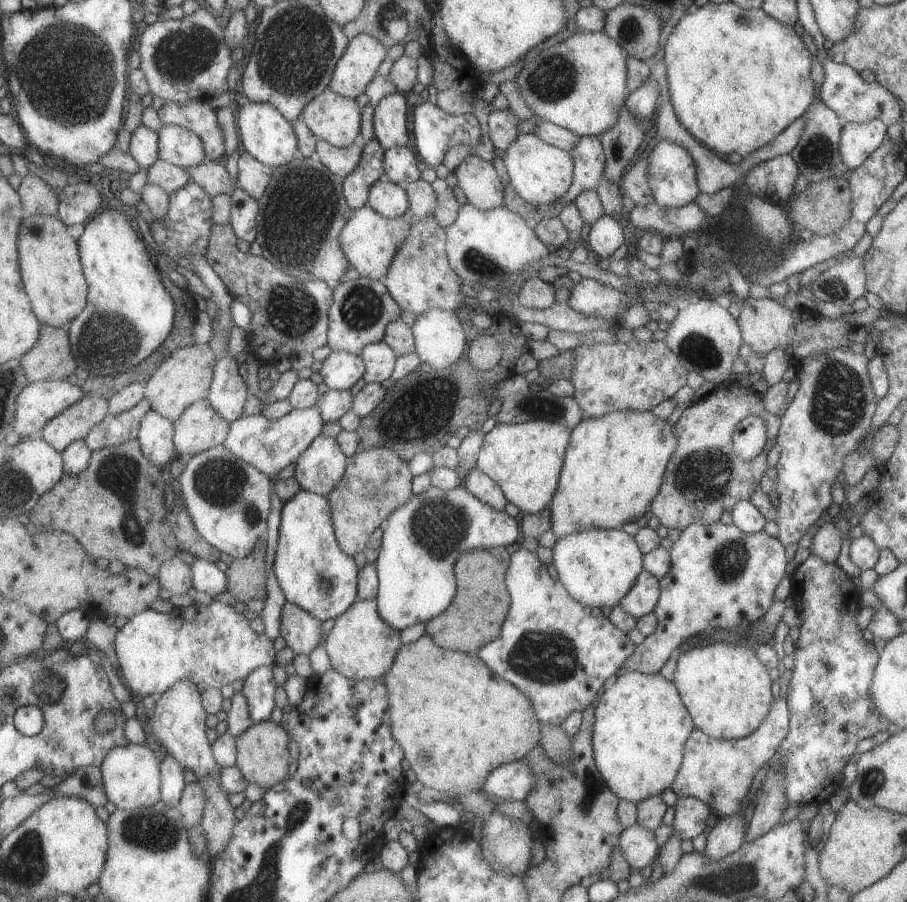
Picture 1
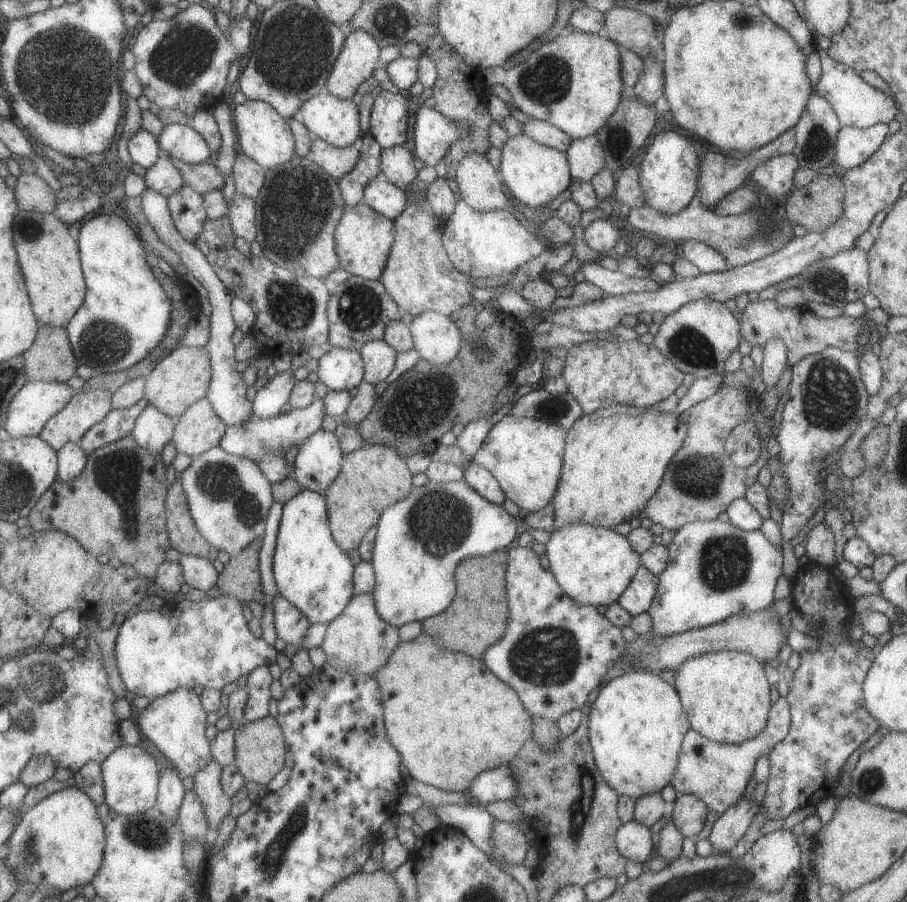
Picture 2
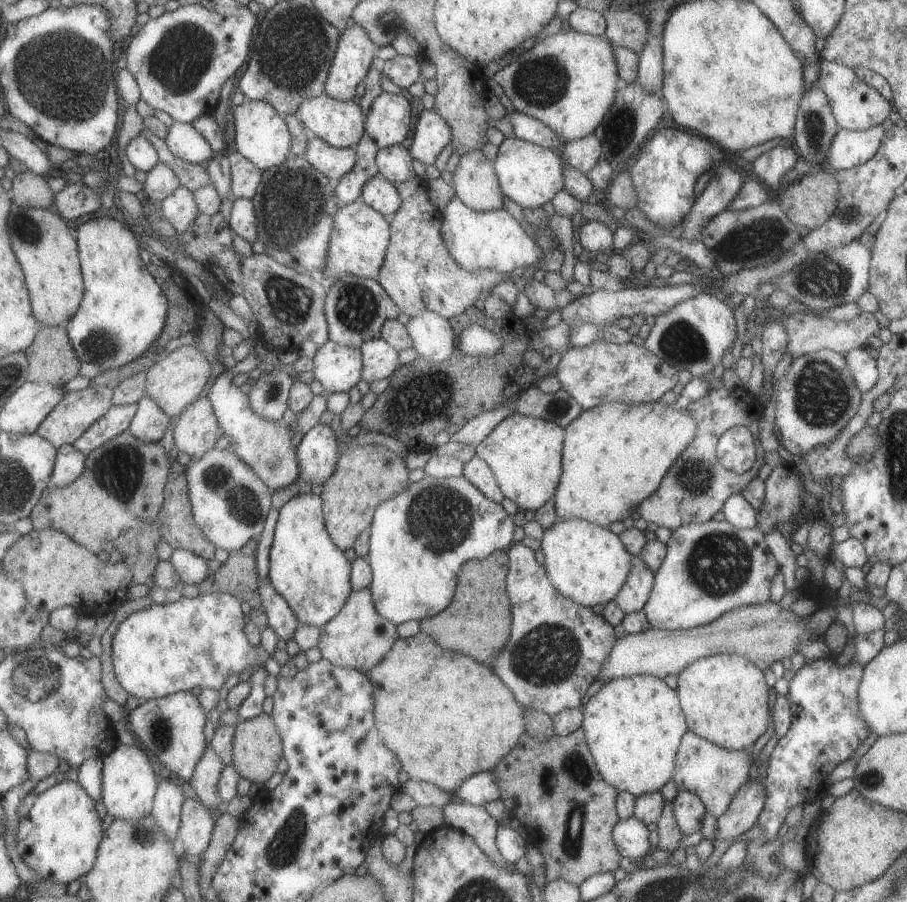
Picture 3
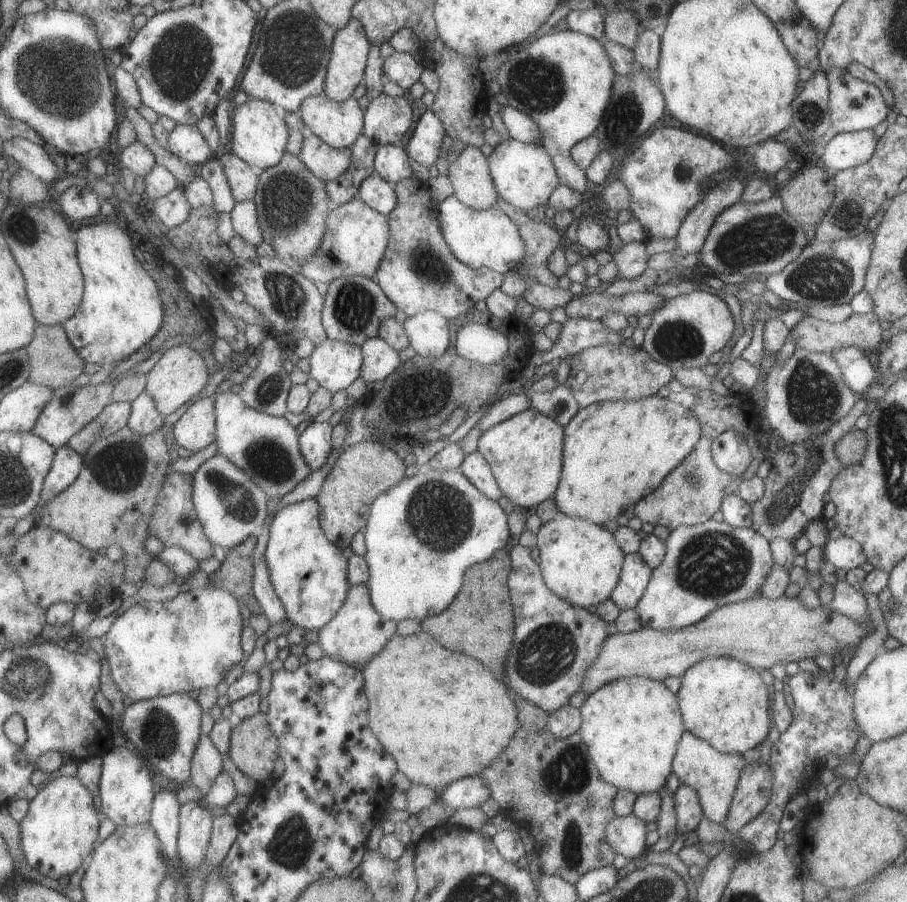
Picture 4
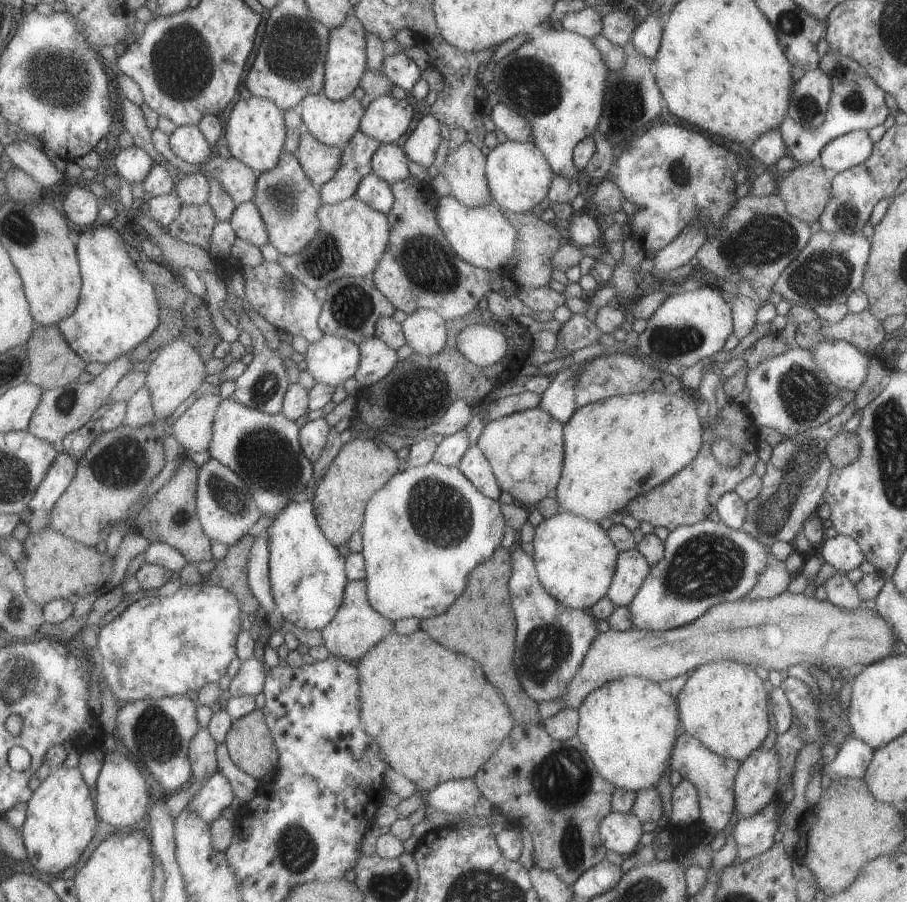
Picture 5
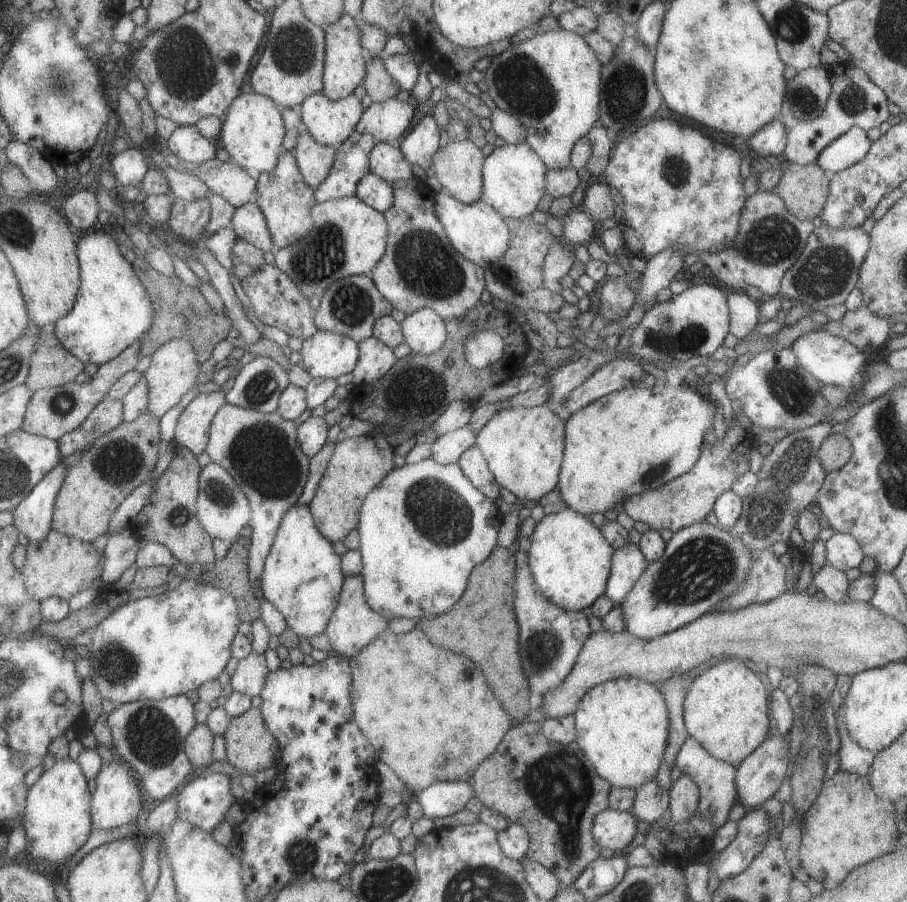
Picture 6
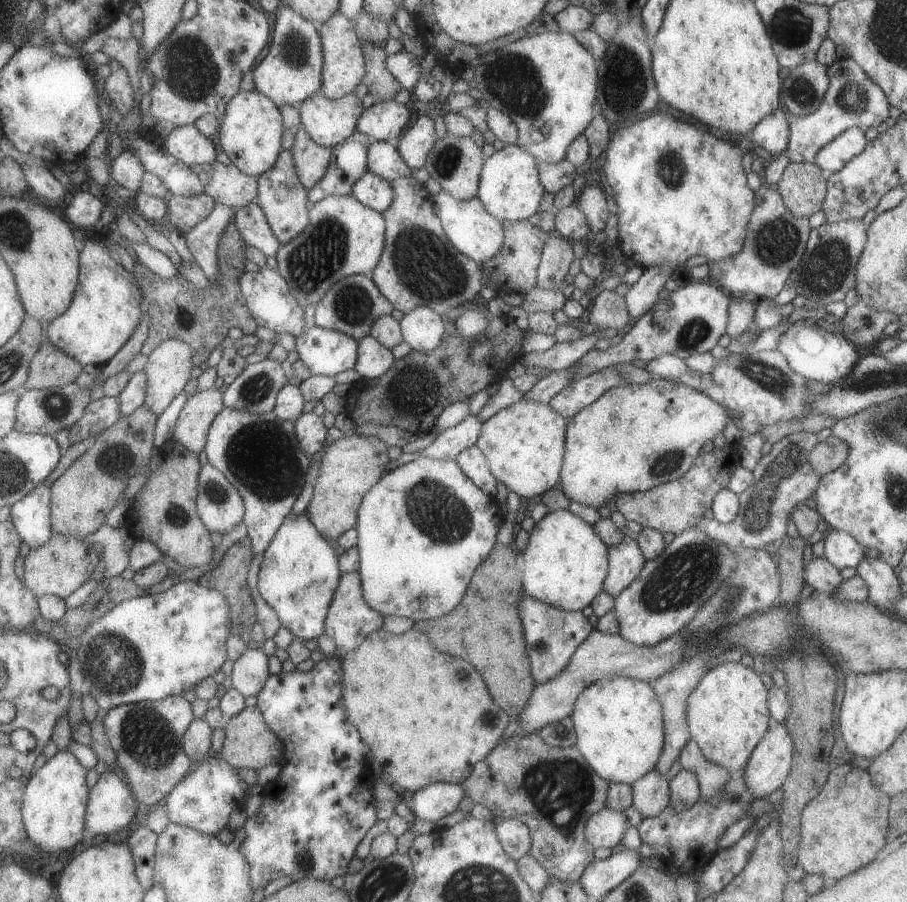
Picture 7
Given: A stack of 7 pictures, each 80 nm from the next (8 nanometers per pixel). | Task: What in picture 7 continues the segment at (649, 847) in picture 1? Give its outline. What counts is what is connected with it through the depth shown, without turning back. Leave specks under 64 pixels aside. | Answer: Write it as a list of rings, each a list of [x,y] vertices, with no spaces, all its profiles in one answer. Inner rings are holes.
[[[605,806],[594,812],[586,820],[584,835],[593,847],[619,849],[621,837],[630,826],[623,811],[616,811]]]

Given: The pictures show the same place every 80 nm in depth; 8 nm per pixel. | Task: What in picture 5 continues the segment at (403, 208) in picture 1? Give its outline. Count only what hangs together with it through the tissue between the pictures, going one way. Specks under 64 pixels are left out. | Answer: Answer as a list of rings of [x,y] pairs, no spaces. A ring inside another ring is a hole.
[[[373,172],[358,182],[355,197],[383,214],[386,214],[394,201],[391,184]]]

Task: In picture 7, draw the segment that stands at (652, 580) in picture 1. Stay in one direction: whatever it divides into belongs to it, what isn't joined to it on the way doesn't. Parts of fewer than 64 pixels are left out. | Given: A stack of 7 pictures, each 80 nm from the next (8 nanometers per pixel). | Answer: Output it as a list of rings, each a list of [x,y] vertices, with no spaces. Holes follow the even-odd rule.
[[[633,536],[623,537],[615,546],[608,546],[608,571],[602,590],[615,598],[640,573],[644,562]]]

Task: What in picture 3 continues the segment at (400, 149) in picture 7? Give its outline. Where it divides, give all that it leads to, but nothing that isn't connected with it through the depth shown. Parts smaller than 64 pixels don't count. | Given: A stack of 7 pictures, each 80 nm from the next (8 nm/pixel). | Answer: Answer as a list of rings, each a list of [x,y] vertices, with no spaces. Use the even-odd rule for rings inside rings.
[[[432,109],[423,110],[417,118],[409,155],[423,163],[433,165],[442,149],[451,143],[451,130]]]

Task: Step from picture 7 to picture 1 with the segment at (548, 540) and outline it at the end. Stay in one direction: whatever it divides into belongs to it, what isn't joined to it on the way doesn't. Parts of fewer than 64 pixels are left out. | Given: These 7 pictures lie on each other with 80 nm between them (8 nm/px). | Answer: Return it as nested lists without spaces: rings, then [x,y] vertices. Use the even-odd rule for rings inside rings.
[[[621,529],[577,530],[555,539],[555,544],[551,548],[550,564],[555,567],[558,582],[561,582],[570,598],[581,605],[600,609],[603,606],[612,608],[627,594],[637,574],[643,569],[642,557],[643,554],[637,548],[635,540]]]

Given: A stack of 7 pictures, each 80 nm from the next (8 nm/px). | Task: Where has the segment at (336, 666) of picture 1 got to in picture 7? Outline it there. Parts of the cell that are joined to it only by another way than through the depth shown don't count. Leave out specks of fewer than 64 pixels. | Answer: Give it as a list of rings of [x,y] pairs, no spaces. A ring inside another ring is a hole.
[[[357,571],[340,573],[340,584],[337,585],[335,596],[324,620],[324,632],[335,644],[337,654],[355,650],[368,634],[382,628],[383,619],[383,616],[363,600],[360,574]]]

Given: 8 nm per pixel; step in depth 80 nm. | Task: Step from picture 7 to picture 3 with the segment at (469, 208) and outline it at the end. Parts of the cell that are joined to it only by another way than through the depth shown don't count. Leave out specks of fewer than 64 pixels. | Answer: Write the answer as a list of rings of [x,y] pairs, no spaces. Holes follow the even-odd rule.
[[[452,197],[445,205],[440,232],[453,261],[468,272],[488,269],[508,276],[515,268],[540,265],[543,257],[536,242],[523,232],[517,220],[505,210],[473,211],[456,197]]]

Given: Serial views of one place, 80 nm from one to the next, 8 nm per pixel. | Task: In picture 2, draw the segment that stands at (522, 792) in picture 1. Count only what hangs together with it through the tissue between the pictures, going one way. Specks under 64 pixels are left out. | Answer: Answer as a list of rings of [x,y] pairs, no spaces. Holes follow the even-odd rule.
[[[509,766],[481,772],[468,789],[472,799],[481,806],[496,801],[512,800],[517,794],[517,782]]]

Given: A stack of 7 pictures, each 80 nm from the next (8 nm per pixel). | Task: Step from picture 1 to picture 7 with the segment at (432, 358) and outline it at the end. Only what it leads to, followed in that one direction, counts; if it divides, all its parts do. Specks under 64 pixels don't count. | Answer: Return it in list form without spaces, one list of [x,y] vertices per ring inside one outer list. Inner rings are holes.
[[[429,307],[413,308],[398,323],[402,340],[414,351],[429,352],[442,341],[443,322]]]

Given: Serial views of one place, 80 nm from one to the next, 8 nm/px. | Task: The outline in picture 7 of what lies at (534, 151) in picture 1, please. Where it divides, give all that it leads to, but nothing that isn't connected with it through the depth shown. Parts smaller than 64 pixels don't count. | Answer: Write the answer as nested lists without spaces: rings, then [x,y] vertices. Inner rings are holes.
[[[517,144],[505,145],[484,159],[476,197],[491,216],[498,218],[500,222],[518,221],[537,212],[539,200],[544,192],[539,180],[537,163],[532,154]]]

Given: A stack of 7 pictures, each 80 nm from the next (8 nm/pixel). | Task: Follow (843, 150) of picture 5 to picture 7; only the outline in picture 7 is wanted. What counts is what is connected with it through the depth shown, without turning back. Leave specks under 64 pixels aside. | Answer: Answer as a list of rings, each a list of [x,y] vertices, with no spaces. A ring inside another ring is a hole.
[[[849,127],[822,146],[814,156],[814,162],[826,175],[841,170],[848,160],[865,148],[867,140],[863,134],[860,128]]]

